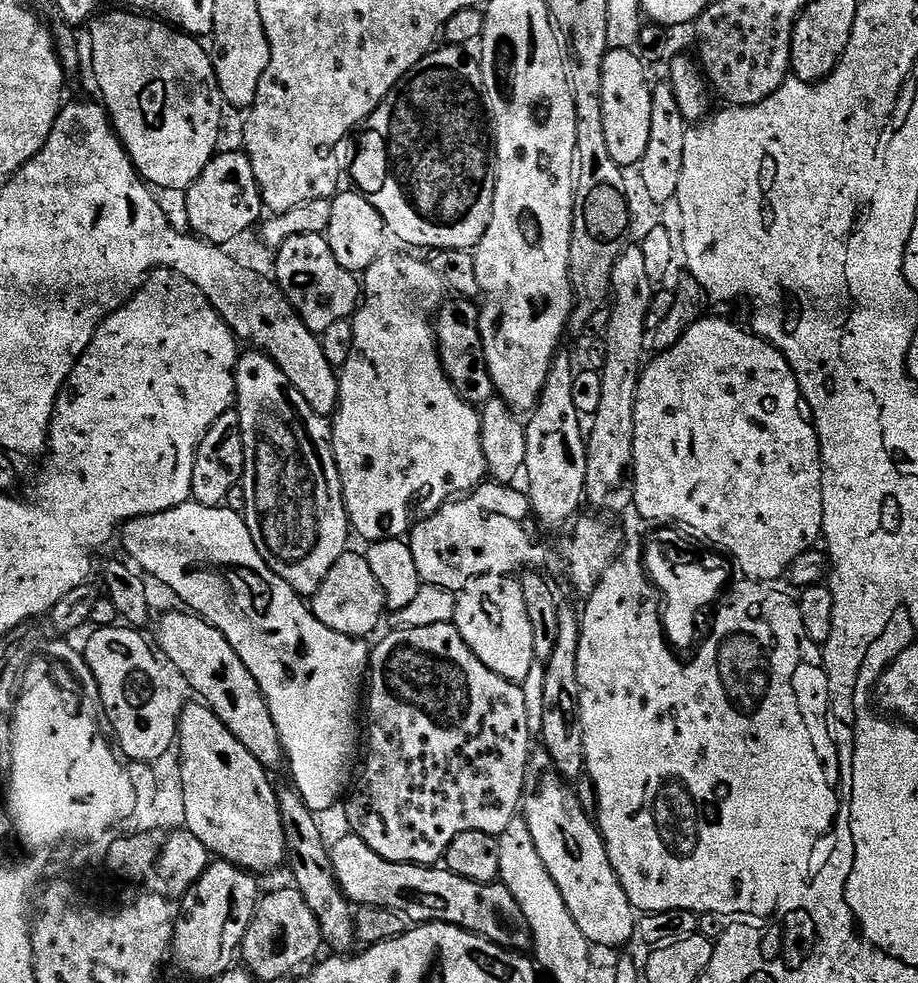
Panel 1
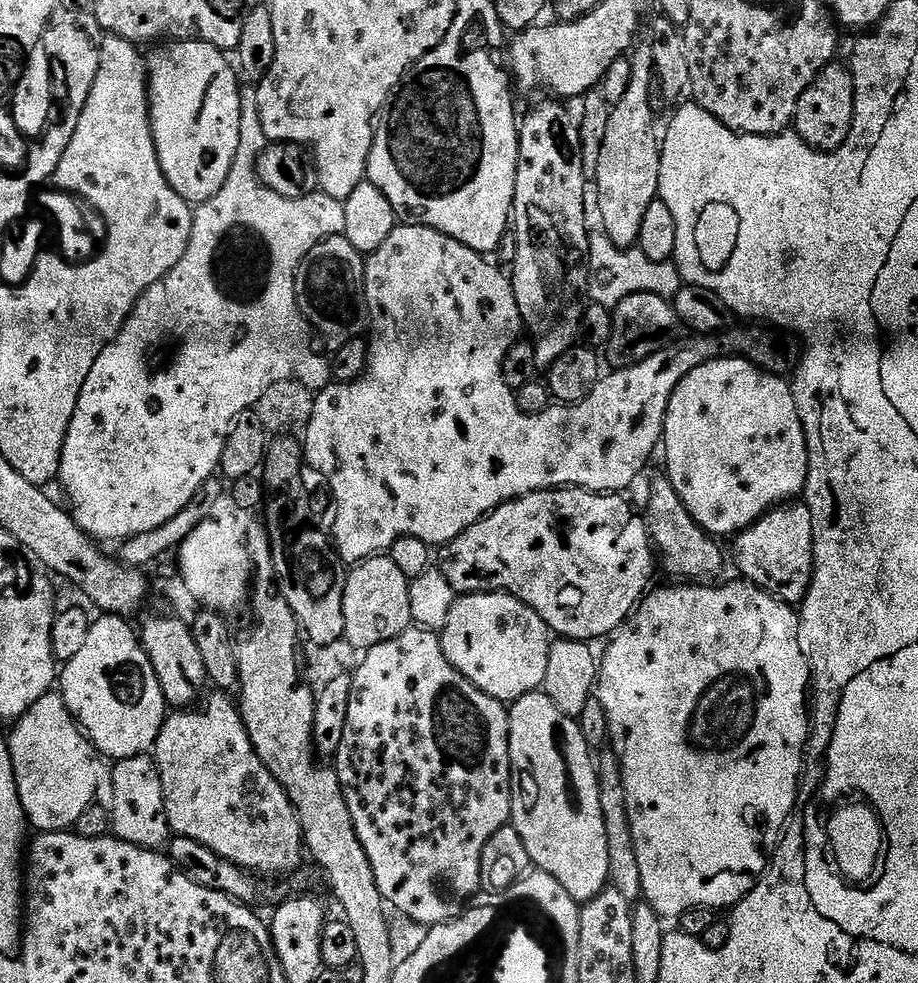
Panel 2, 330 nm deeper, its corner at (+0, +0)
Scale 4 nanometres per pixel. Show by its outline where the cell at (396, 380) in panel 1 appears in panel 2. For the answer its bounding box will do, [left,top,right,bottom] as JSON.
[302,223,794,566]

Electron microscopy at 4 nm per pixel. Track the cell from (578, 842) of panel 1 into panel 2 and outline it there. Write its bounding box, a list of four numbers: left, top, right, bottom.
[508,690,610,902]

